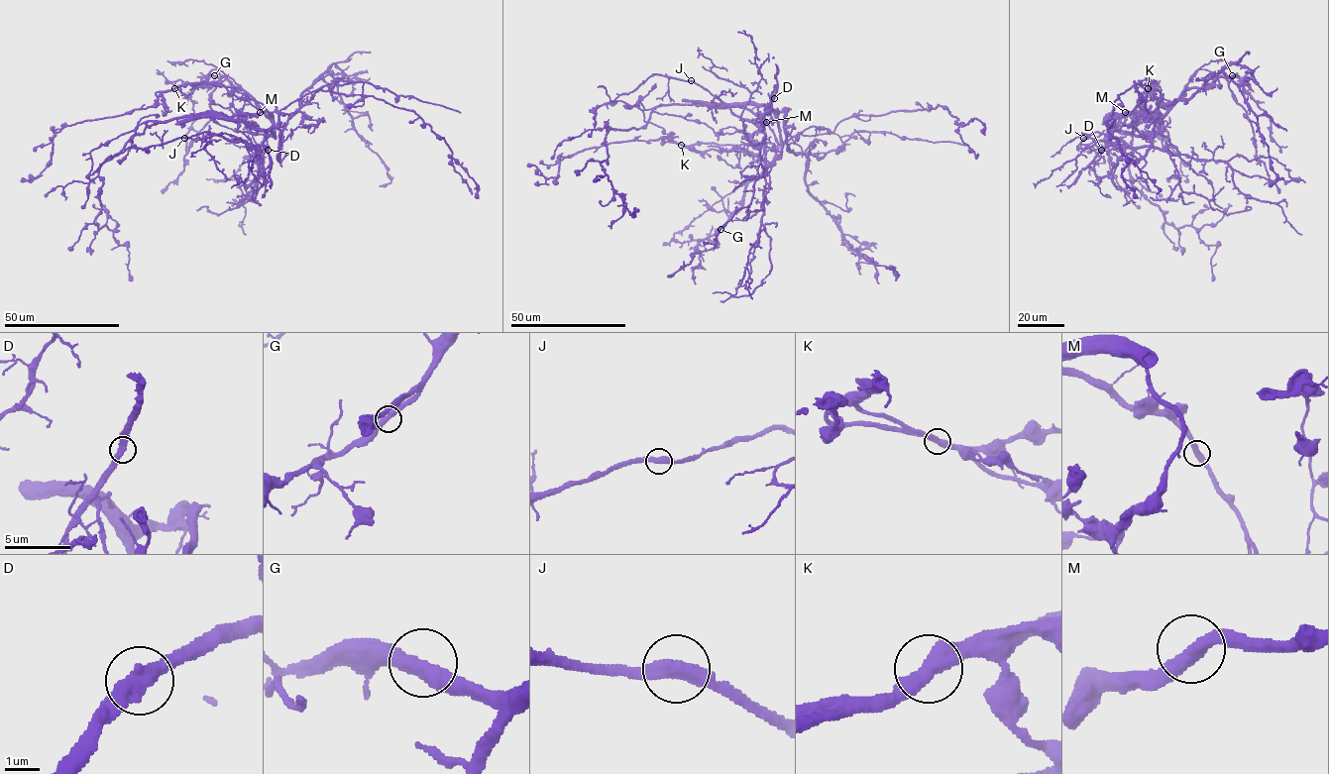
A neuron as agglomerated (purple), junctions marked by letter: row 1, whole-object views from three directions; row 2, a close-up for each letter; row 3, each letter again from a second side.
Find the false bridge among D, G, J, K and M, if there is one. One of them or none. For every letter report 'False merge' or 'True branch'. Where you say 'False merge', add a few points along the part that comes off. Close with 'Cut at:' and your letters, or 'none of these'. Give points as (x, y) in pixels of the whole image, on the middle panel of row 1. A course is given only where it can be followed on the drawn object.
D: True branch
G: True branch
J: True branch
K: False merge. Course of the part to remove: (681, 145), (778, 143), (738, 107), (656, 106), (637, 129), (607, 126), (603, 169), (630, 214), (638, 209)
M: True branch
Cut at: K

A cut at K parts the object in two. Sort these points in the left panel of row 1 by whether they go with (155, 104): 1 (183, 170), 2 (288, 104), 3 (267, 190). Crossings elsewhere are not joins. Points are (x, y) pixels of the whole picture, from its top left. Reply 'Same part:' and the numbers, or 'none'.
Same part: 2, 3

